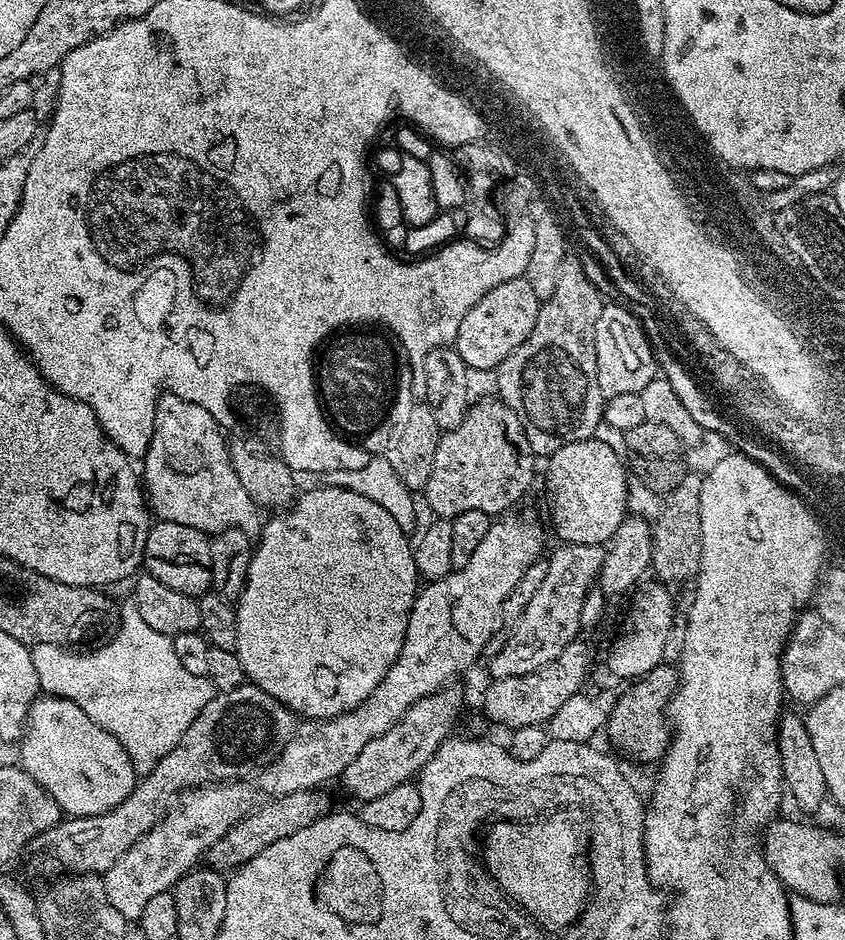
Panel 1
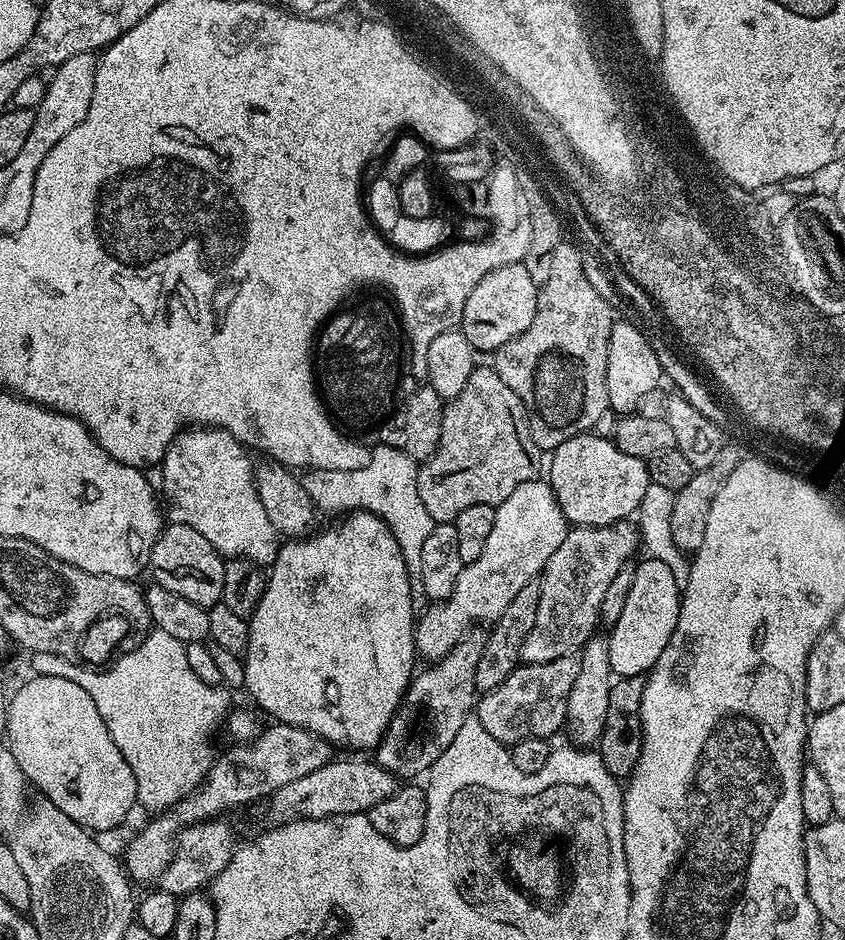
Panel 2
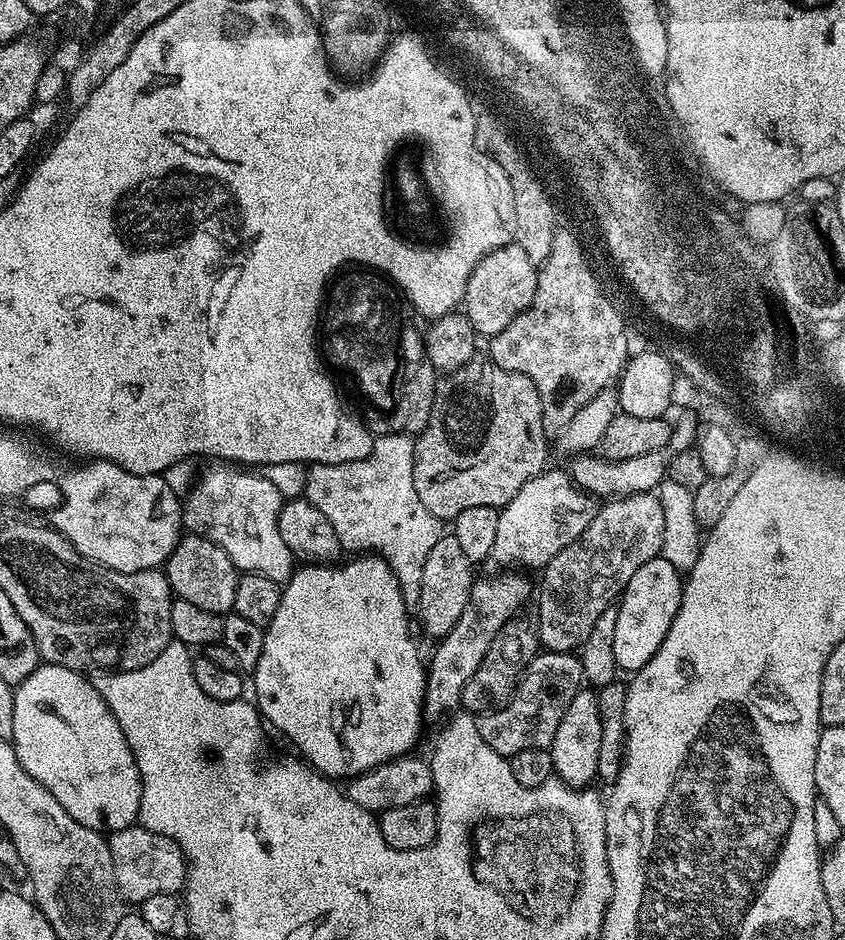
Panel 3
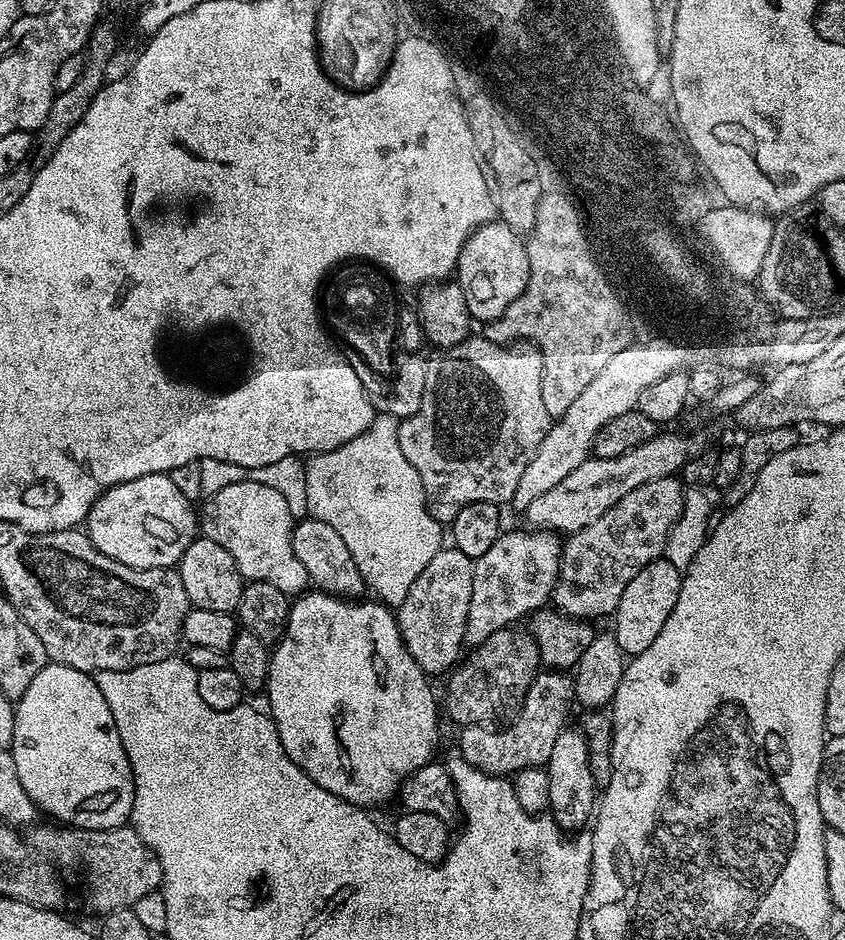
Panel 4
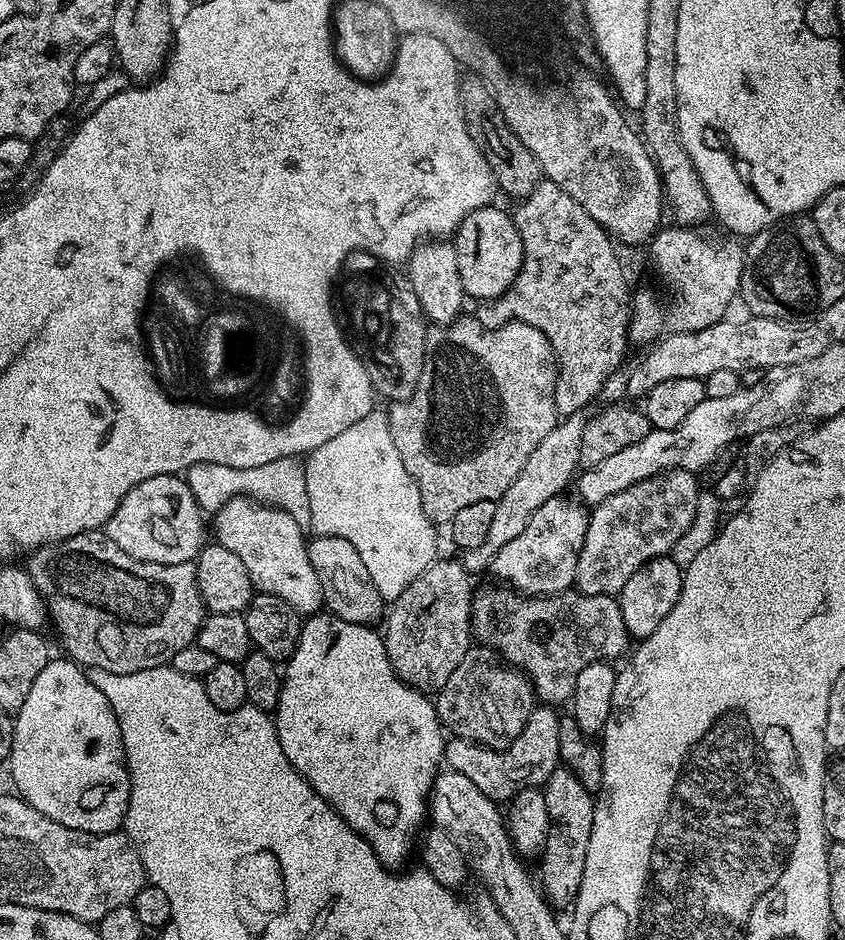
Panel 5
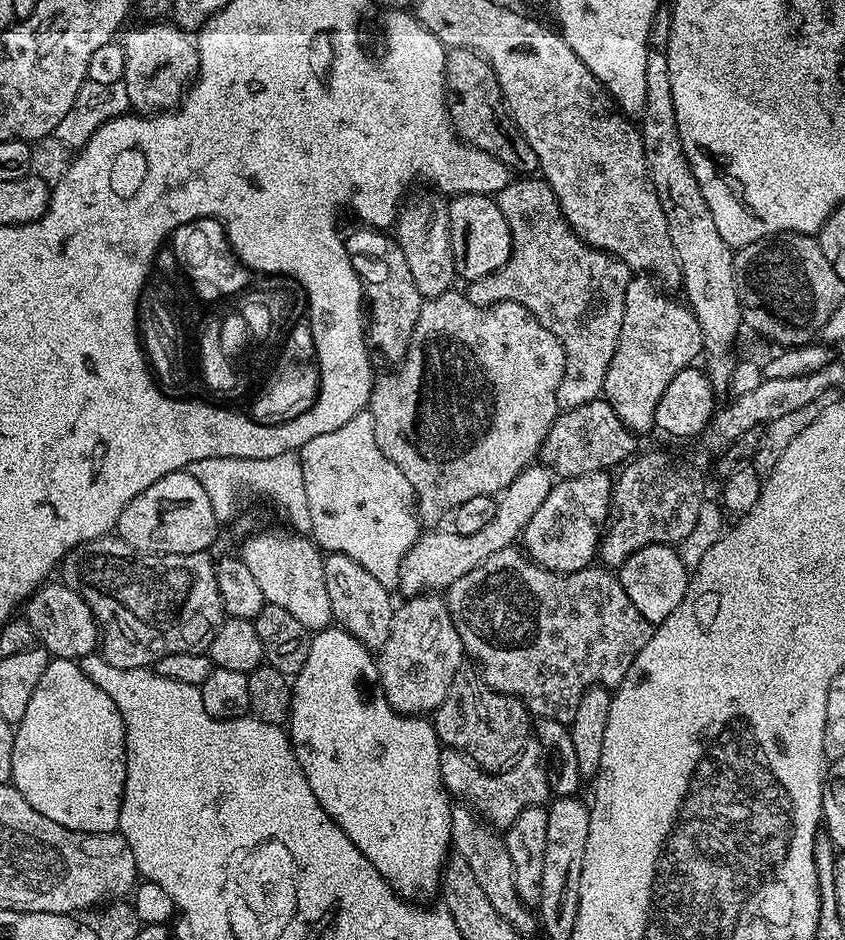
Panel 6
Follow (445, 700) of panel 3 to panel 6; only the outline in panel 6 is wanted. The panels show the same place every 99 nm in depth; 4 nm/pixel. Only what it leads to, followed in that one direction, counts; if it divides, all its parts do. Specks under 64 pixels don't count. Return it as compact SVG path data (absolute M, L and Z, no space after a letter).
M608 472L560 478L553 483L546 502L524 527L522 548L536 564L552 572L577 572L597 559L600 537L610 520L614 480Z

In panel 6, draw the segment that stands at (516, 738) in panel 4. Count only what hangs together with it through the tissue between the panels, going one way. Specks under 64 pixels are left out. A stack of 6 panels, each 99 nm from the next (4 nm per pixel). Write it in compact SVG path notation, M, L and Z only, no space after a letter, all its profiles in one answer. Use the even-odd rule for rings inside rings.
M532 738L520 751L520 758L507 770L495 774L480 768L458 748L440 749L440 773L444 791L456 796L457 801L471 806L480 813L480 819L497 830L507 830L522 814L524 808L543 805L550 796L550 760L540 741ZM549 792L549 796L548 796ZM456 795L456 796L455 796ZM548 796L548 797L547 797ZM545 799L545 800L544 800Z

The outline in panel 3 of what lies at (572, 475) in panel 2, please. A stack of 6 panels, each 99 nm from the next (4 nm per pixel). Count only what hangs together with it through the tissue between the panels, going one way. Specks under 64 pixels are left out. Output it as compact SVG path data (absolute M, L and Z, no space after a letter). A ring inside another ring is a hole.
M690 412L683 413L677 421L673 421L670 442L668 447L644 454L639 458L624 460L607 460L604 457L589 453L579 453L573 457L570 475L580 488L589 495L596 498L615 498L618 496L629 496L632 493L655 491L661 481L667 477L670 462L673 461L675 453L689 451L697 441L696 424L697 417ZM691 414L691 415L690 415ZM604 496L604 497L600 497Z

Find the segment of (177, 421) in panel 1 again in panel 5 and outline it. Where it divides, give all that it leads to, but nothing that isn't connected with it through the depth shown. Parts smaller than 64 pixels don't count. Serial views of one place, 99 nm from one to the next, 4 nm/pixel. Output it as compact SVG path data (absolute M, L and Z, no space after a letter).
M247 496L229 500L214 514L210 528L216 531L215 543L226 546L226 550L242 558L246 574L250 574L253 589L274 594L282 602L290 602L294 610L301 614L316 614L324 603L322 586L314 566L310 566L308 540L294 518L282 508L265 503L255 503Z

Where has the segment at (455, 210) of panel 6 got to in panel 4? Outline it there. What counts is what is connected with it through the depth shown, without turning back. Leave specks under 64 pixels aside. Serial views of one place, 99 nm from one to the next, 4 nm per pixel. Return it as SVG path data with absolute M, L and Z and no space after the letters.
M499 218L490 221L489 224L478 226L460 247L454 276L466 298L468 313L471 314L473 321L487 322L498 318L502 310L506 310L506 306L510 306L510 302L514 302L514 298L518 298L518 294L522 294L528 285L530 262L525 237L519 232L510 230L510 226L506 226Z

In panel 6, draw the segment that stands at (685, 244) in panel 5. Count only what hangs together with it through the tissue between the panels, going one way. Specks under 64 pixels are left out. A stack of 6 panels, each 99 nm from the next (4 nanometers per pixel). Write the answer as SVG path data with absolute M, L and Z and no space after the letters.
M636 274L626 286L626 306L622 310L622 330L610 370L606 370L603 399L614 406L628 429L637 434L656 428L656 411L666 386L678 370L693 367L704 352L704 335L698 318L687 303L671 300L651 275Z

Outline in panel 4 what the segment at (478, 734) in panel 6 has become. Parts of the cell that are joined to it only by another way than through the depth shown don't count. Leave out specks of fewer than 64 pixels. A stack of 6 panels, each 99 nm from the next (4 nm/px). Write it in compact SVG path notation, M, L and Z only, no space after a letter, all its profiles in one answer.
M509 626L490 634L486 642L475 645L469 652L472 653L469 654L468 661L466 656L463 663L447 677L448 693L442 696L447 719L449 716L456 726L507 725L515 720L520 709L524 707L524 699L530 690L532 680L536 673L541 671L540 651L536 639L532 637L531 631L524 629L523 632L520 626Z

